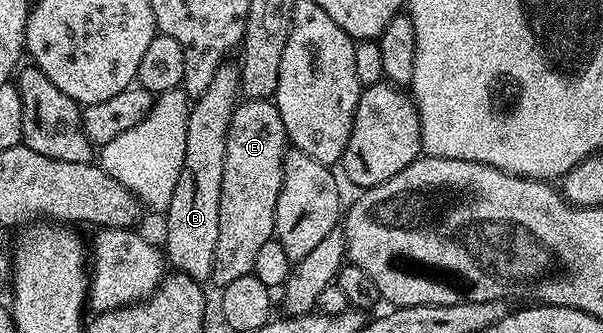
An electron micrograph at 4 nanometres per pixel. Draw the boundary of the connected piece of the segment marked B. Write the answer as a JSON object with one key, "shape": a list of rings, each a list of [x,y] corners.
{"shape":[[[225,62],[221,64],[220,69],[214,74],[214,78],[210,78],[210,86],[206,86],[206,90],[201,96],[195,97],[194,103],[188,110],[188,121],[186,122],[186,158],[182,162],[182,174],[178,174],[178,186],[174,186],[174,198],[170,198],[170,206],[164,220],[164,240],[168,243],[166,247],[166,260],[169,265],[177,273],[188,275],[190,278],[204,282],[209,279],[214,270],[214,250],[218,247],[218,202],[222,202],[222,166],[226,166],[226,134],[230,130],[230,122],[232,115],[236,109],[238,101],[242,96],[242,85],[240,82],[240,70],[235,63]]]}

